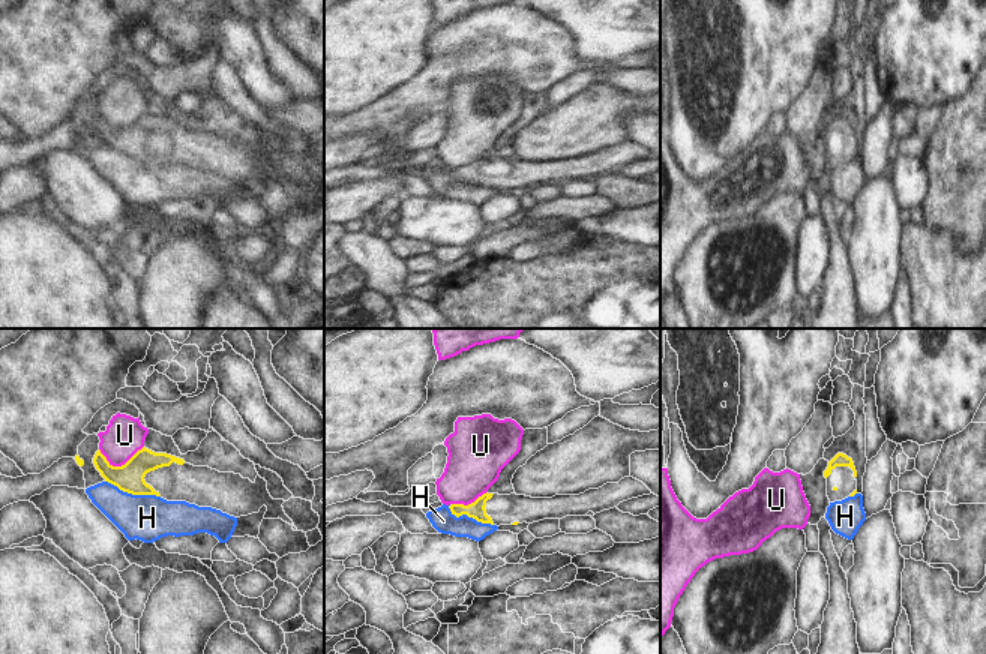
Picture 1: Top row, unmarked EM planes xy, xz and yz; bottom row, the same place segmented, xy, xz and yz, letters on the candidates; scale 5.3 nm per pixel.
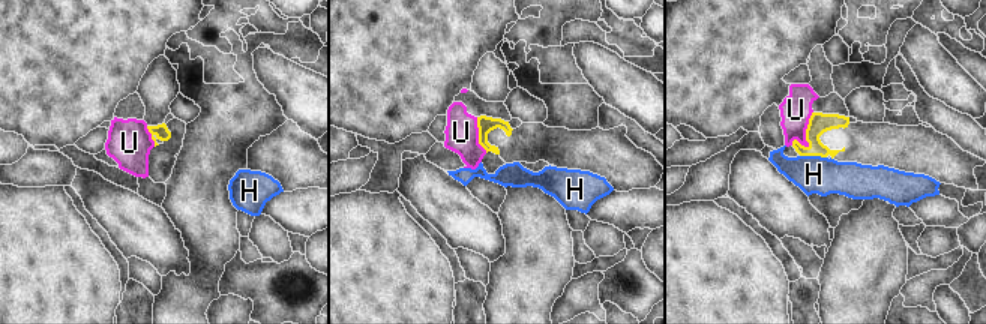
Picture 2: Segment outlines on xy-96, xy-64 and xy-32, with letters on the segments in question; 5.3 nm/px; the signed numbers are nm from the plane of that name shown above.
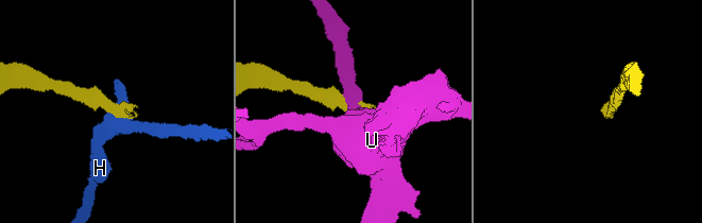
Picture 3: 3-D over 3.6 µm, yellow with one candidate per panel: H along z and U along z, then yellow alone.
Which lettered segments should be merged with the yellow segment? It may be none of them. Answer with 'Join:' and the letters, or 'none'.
Join: none

